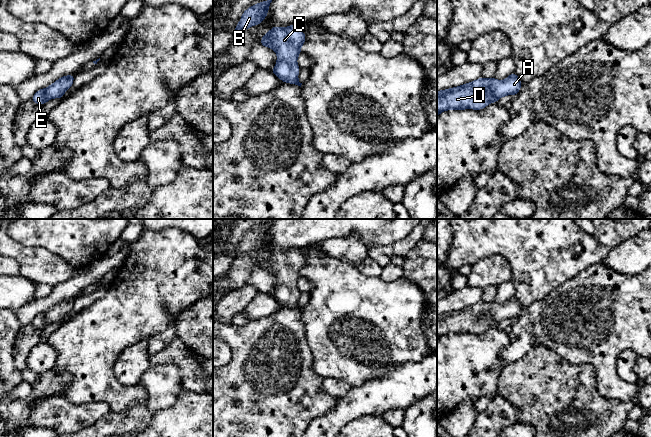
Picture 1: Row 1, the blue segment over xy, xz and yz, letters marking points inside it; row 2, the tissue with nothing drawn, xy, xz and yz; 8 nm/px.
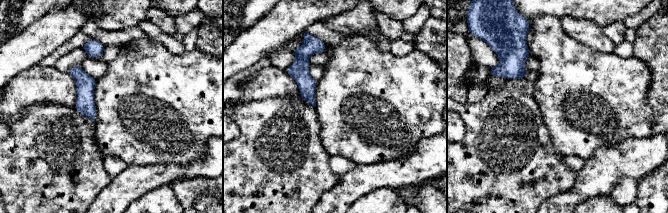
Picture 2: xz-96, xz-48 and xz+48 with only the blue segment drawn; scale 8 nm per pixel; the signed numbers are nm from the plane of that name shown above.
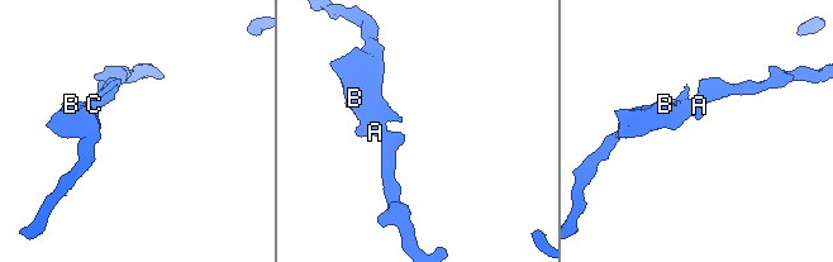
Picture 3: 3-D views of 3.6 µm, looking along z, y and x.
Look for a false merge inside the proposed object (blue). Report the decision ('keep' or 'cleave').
keep

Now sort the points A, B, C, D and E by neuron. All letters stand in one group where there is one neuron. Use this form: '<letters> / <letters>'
A B C D E

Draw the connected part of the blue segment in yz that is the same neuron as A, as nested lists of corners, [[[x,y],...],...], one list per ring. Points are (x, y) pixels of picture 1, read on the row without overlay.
[[[516,297],[504,304],[481,301],[477,304],[437,315],[437,340],[447,334],[481,334],[501,321],[517,319],[522,306]]]

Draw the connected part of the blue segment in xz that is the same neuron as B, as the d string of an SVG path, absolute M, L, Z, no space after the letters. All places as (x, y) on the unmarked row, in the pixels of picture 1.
M269 223L246 233L243 236L238 249L233 252L233 256L243 256L247 252L261 248L265 241L268 239L268 233L271 226L272 223Z

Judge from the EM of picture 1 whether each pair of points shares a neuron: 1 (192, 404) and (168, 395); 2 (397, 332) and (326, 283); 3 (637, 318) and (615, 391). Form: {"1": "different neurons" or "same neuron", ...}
{"1": "different neurons", "2": "same neuron", "3": "same neuron"}

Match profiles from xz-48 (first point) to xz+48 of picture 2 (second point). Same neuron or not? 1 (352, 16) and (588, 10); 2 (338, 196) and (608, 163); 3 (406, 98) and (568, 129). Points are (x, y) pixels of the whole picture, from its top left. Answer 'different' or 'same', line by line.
1: different
2: same
3: same

